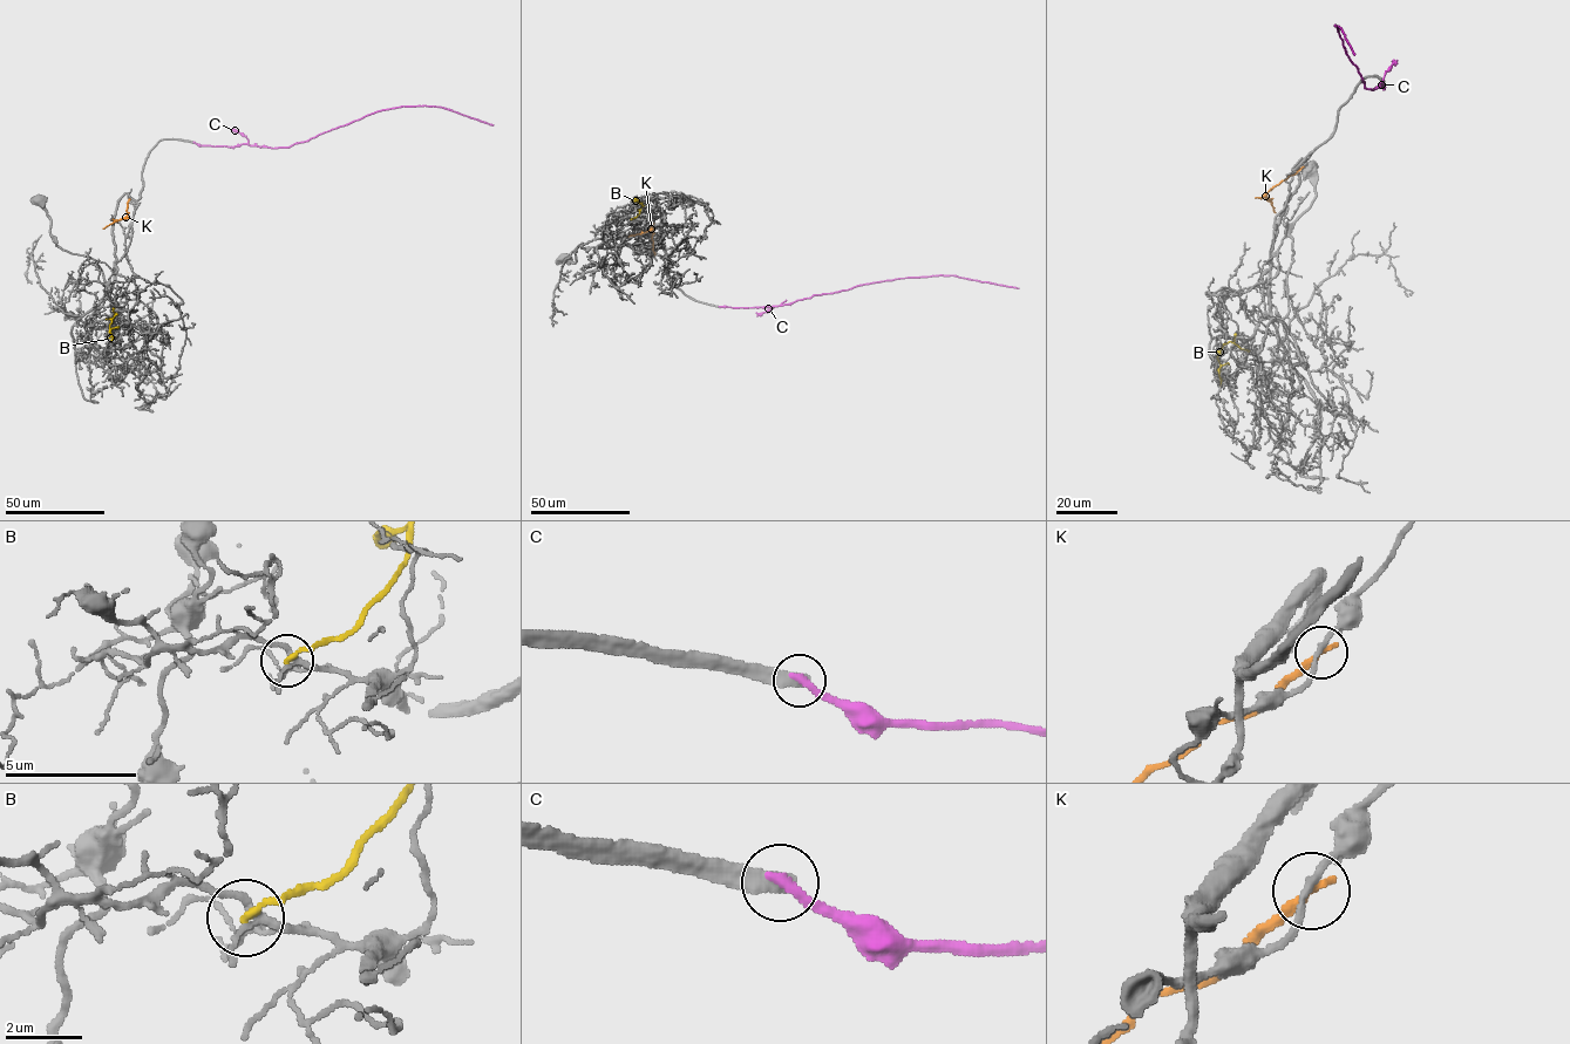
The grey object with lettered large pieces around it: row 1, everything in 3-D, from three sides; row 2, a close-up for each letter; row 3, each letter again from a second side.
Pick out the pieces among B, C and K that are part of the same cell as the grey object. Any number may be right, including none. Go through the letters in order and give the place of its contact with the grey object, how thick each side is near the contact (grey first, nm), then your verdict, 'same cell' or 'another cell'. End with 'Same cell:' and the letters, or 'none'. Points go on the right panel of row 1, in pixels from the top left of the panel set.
B: contact (1249, 350); calibres 150 and 160 nm; another cell
C: contact (1382, 81); calibres 500 and 240 nm; another cell
K: contact (1302, 168); calibres 190 and 260 nm; another cell
Same cell: none

